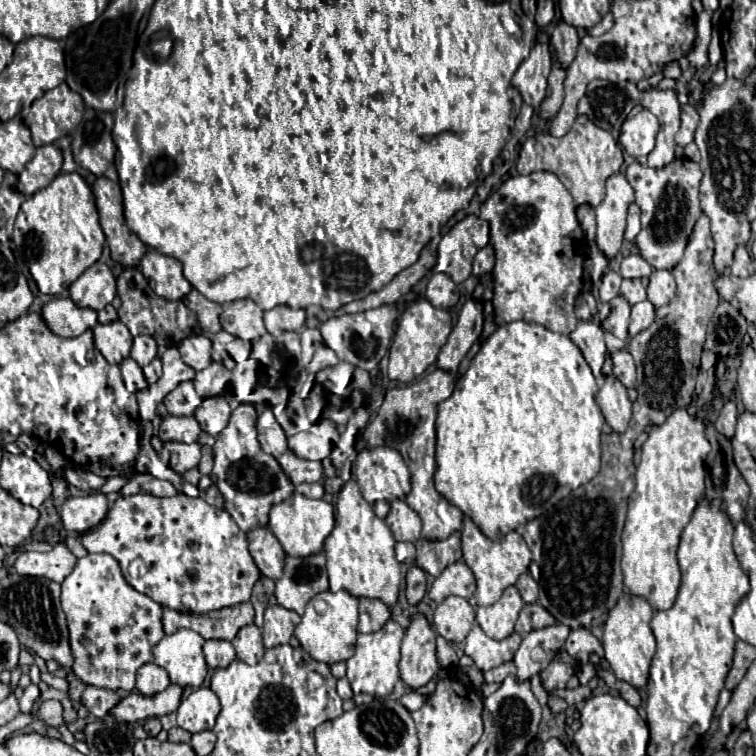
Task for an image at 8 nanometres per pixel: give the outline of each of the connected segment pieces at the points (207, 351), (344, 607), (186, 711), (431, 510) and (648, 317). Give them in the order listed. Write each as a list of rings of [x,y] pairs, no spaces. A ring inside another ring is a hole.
[[[192,336],[192,338],[184,338],[180,344],[178,344],[178,350],[180,350],[180,356],[182,360],[192,366],[194,370],[204,370],[206,366],[210,366],[212,358],[212,342],[208,336]]]
[[[346,590],[340,592],[320,592],[316,594],[302,616],[302,622],[296,626],[294,636],[300,640],[300,646],[318,662],[328,666],[336,662],[346,662],[354,656],[356,636],[358,636],[358,598]]]
[[[198,688],[188,698],[180,702],[176,712],[178,726],[188,730],[190,734],[212,730],[216,716],[220,714],[220,702],[210,688]]]
[[[436,368],[434,372],[426,374],[422,380],[418,380],[414,384],[388,390],[378,416],[372,422],[368,422],[368,426],[364,428],[364,440],[366,440],[368,448],[388,446],[388,448],[396,448],[404,456],[404,462],[408,464],[410,474],[412,474],[412,490],[406,496],[406,504],[412,510],[416,510],[418,516],[422,518],[422,524],[424,524],[422,526],[422,536],[426,540],[444,540],[452,532],[462,528],[462,512],[460,512],[460,508],[450,504],[434,488],[434,472],[436,472],[436,406],[452,394],[458,378],[460,378],[460,372],[452,374],[448,370]]]
[[[644,300],[632,306],[632,316],[630,316],[630,336],[636,336],[638,332],[642,332],[644,328],[648,328],[654,320],[654,304]]]

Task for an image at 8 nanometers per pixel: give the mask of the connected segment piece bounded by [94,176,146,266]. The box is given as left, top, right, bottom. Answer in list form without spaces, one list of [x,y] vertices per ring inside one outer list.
[[[100,176],[94,182],[94,196],[100,214],[100,226],[106,234],[112,258],[122,266],[136,266],[146,252],[146,246],[124,222],[120,184]]]

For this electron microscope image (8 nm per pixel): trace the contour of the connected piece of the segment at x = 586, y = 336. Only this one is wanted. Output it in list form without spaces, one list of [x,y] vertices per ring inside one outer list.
[[[578,322],[578,328],[570,334],[572,342],[582,350],[586,362],[590,364],[596,378],[602,378],[600,370],[606,358],[606,342],[604,342],[604,330],[594,322]]]

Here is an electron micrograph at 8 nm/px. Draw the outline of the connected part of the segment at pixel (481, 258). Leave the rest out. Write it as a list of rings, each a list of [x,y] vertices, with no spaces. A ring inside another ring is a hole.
[[[488,244],[486,248],[482,248],[482,250],[476,254],[472,274],[476,274],[476,276],[488,274],[488,272],[492,272],[494,264],[496,264],[496,254],[494,254],[494,248]]]

